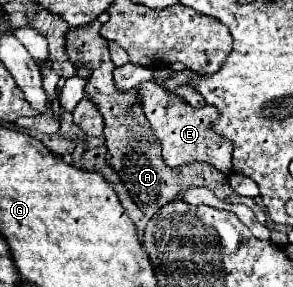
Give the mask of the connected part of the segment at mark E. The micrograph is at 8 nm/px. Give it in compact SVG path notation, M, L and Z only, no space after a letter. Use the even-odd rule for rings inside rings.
M145 81L137 89L139 89L141 103L143 103L143 111L149 119L155 135L161 141L163 161L169 167L179 167L179 165L201 161L201 163L213 165L227 177L233 173L231 171L231 153L233 153L231 141L227 141L211 131L211 123L217 121L217 117L219 117L219 113L213 105L203 105L203 107L195 109L189 103L181 101L175 93L157 85L155 81Z

